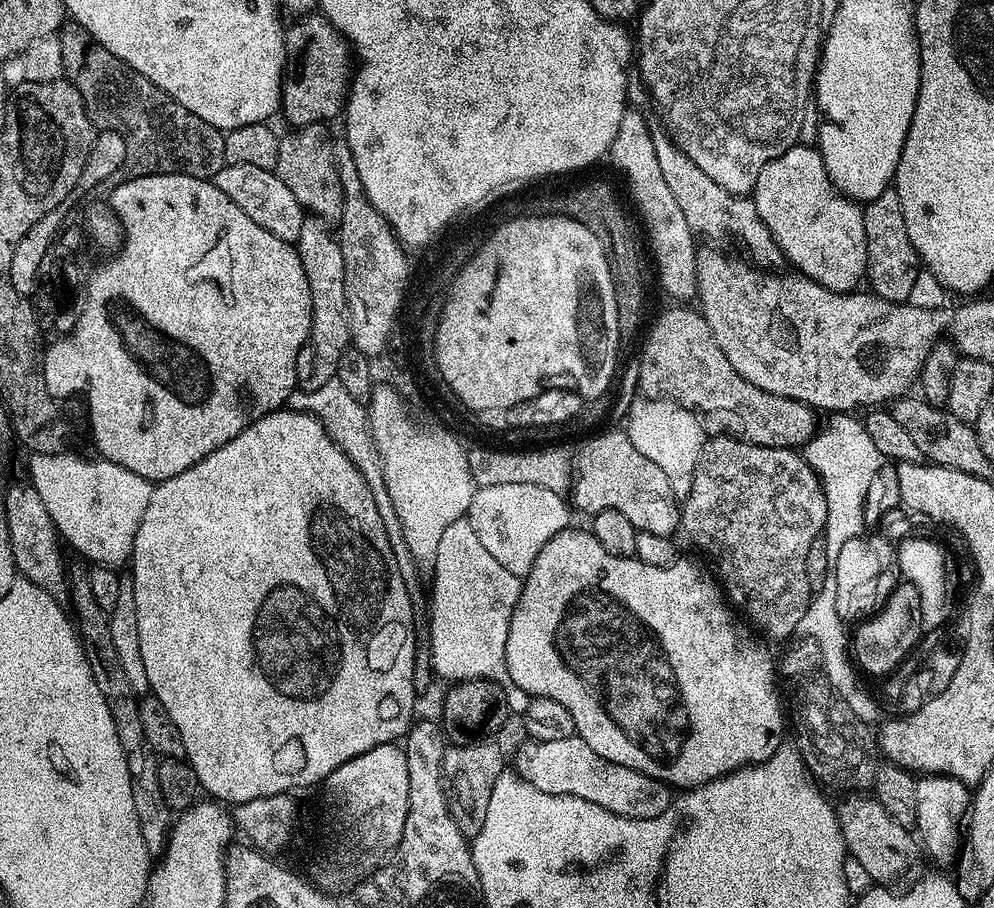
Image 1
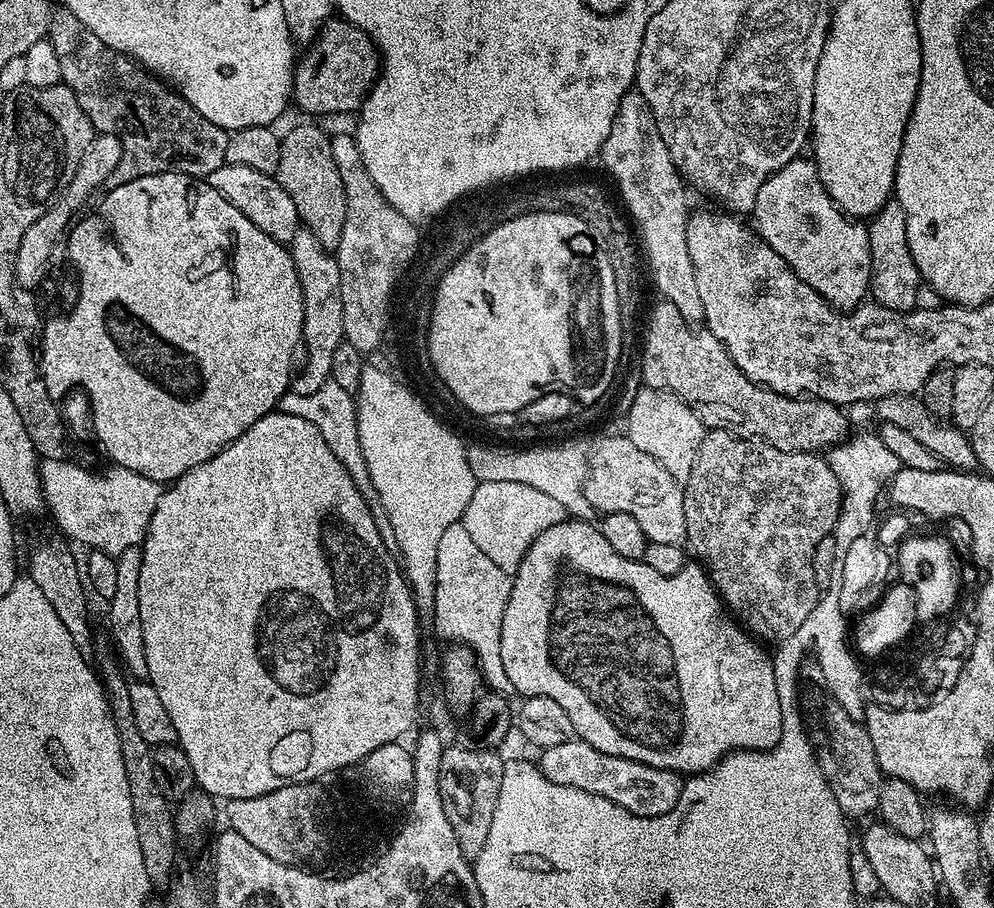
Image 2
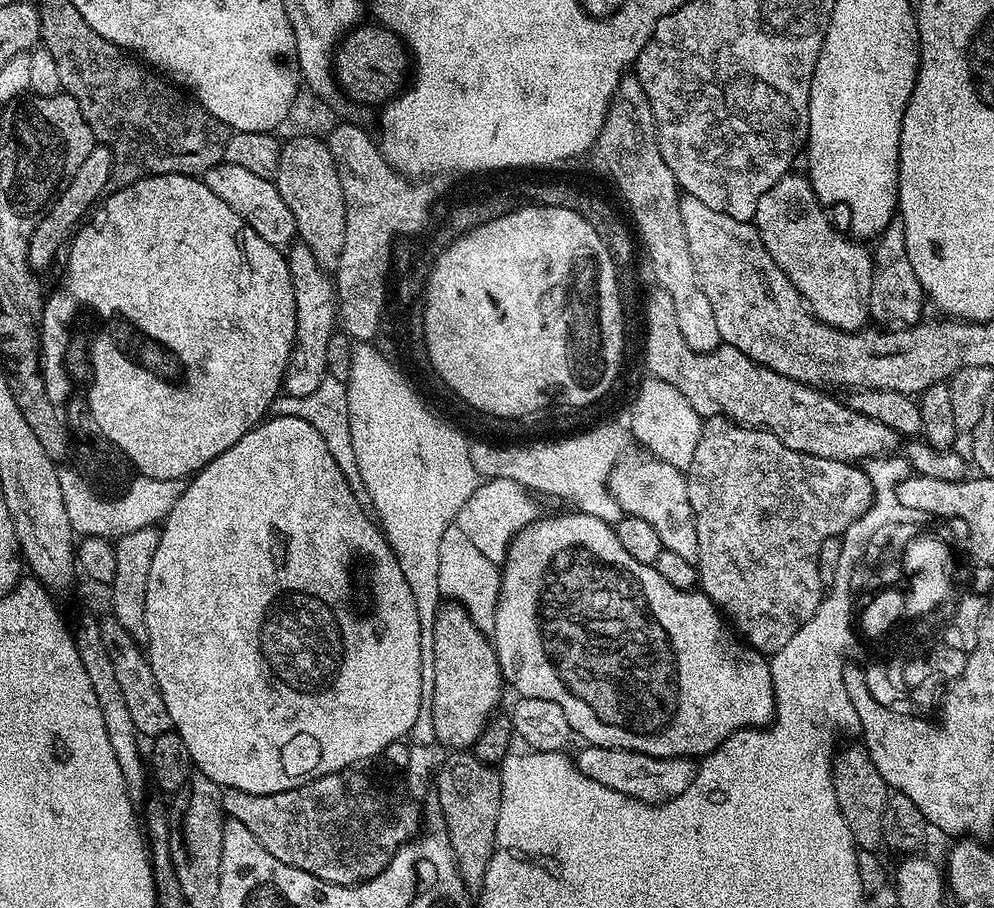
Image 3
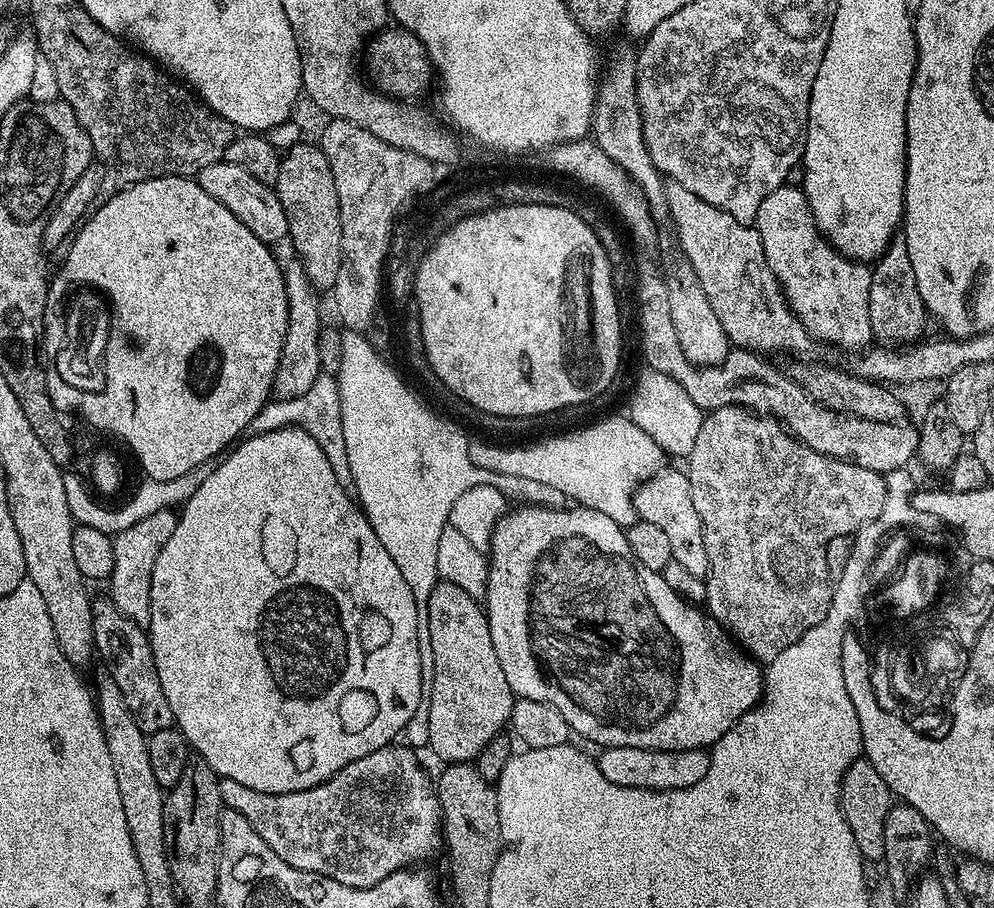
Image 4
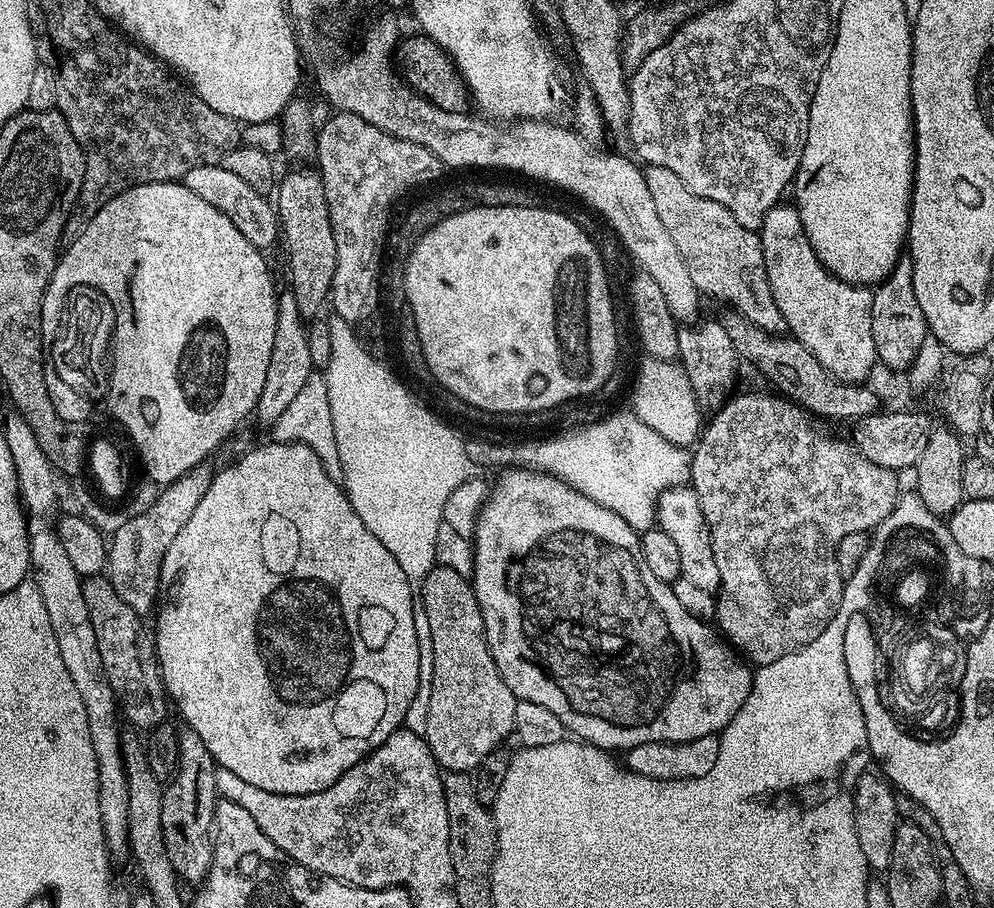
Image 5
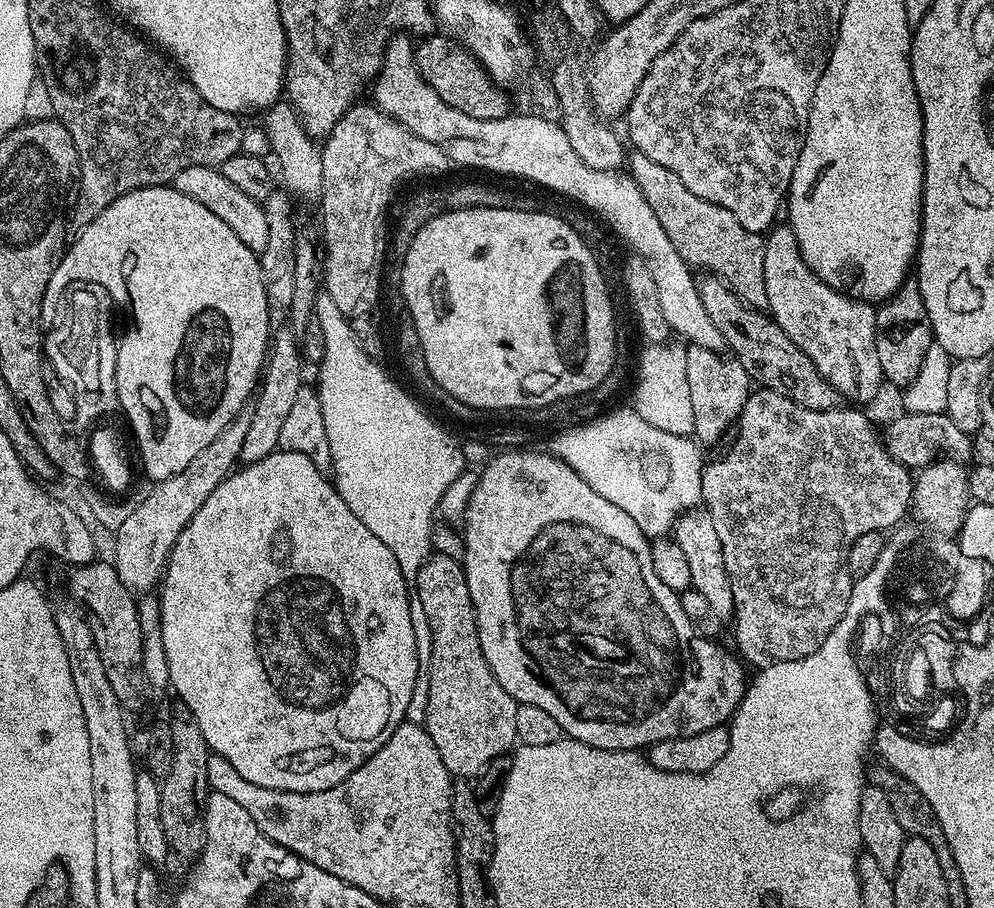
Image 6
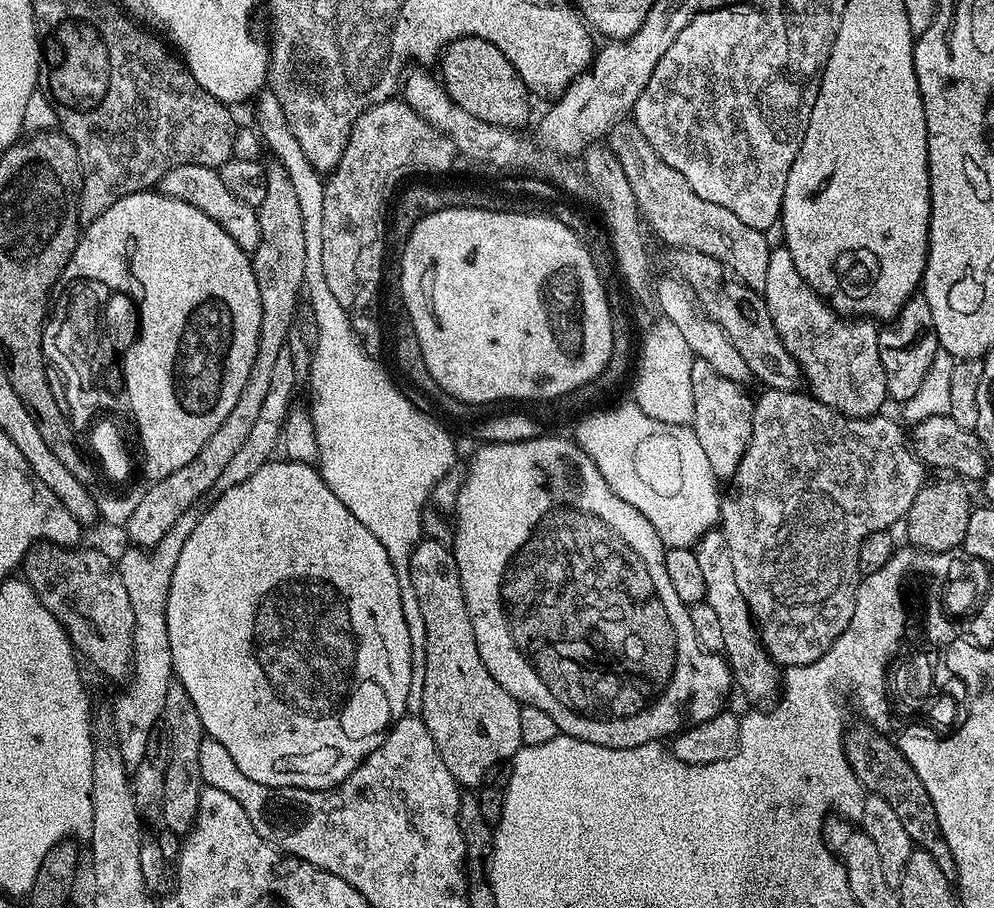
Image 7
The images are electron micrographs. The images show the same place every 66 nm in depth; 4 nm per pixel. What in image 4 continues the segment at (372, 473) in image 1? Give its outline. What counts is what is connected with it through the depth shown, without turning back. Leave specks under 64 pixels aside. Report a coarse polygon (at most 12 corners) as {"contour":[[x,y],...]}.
{"contour":[[335,376],[298,398],[273,399],[251,435],[301,428],[322,446],[344,488],[354,489]]}

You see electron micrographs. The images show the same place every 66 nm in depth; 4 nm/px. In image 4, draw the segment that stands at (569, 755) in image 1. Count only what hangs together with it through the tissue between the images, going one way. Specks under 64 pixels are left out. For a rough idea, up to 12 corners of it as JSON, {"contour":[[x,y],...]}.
{"contour":[[604,748],[606,782],[678,790],[706,778],[711,755],[694,750]]}

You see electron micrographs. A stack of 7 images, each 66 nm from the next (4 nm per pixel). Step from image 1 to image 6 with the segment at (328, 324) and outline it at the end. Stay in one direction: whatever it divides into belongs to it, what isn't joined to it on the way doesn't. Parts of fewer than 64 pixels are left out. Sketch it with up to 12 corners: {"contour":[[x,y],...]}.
{"contour":[[287,326],[270,340],[244,464],[280,448],[305,383],[306,364]]}

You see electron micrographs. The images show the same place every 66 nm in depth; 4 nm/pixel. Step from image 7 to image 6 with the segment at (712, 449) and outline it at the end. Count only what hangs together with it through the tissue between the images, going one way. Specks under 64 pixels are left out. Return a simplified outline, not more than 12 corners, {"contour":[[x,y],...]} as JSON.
{"contour":[[688,344],[694,436],[733,431],[750,391],[736,359]]}

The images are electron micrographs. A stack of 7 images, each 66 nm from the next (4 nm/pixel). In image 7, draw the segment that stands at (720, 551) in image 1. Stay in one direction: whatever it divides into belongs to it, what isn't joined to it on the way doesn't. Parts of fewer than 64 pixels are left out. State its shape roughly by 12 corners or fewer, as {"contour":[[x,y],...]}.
{"contour":[[752,405],[719,527],[768,657],[850,626],[926,466],[885,414]]}

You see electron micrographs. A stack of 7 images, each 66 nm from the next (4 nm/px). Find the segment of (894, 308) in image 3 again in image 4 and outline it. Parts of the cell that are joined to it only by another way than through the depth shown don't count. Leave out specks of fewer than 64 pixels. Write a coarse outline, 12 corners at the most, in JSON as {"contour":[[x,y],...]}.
{"contour":[[903,234],[875,261],[868,291],[877,341],[917,343],[926,309]]}

